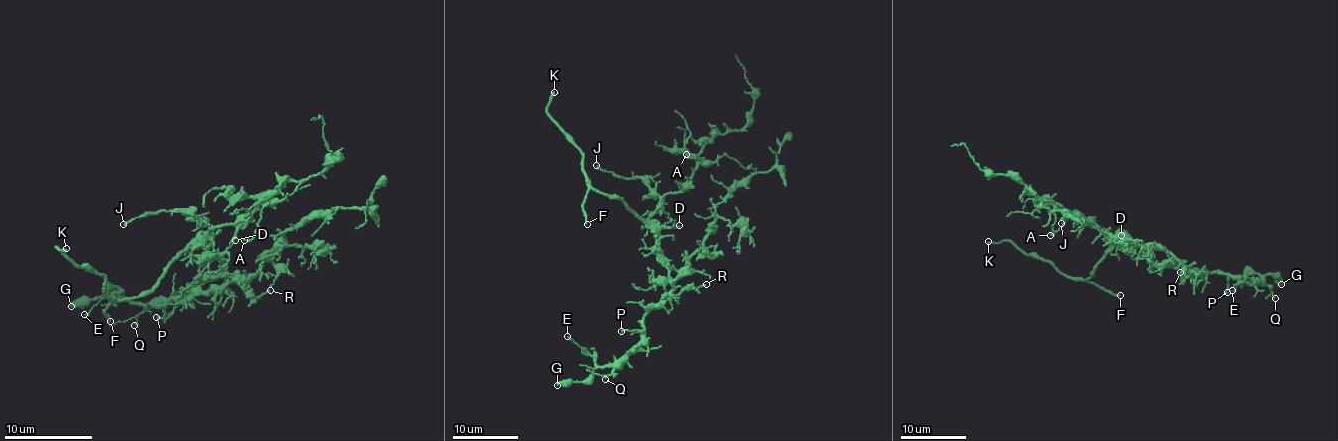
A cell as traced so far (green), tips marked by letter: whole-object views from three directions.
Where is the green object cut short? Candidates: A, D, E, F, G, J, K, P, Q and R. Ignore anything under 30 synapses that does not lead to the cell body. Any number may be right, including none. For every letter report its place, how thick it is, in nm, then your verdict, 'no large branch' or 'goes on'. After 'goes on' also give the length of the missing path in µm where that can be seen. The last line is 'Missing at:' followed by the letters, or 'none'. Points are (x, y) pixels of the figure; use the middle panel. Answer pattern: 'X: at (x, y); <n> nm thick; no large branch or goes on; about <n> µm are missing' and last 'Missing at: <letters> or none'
A: at (686, 154); 190 nm thick; no large branch
D: at (679, 225); 130 nm thick; no large branch
E: at (567, 336); 190 nm thick; no large branch
F: at (587, 224); 220 nm thick; goes on; about 30 µm are missing
G: at (557, 385); 500 nm thick; no large branch
J: at (596, 165); 140 nm thick; no large branch
K: at (554, 92); 240 nm thick; goes on; about 50 µm are missing
P: at (621, 331); 180 nm thick; no large branch
Q: at (605, 379); 100 nm thick; no large branch
R: at (706, 284); 150 nm thick; no large branch
Missing at: F, K

